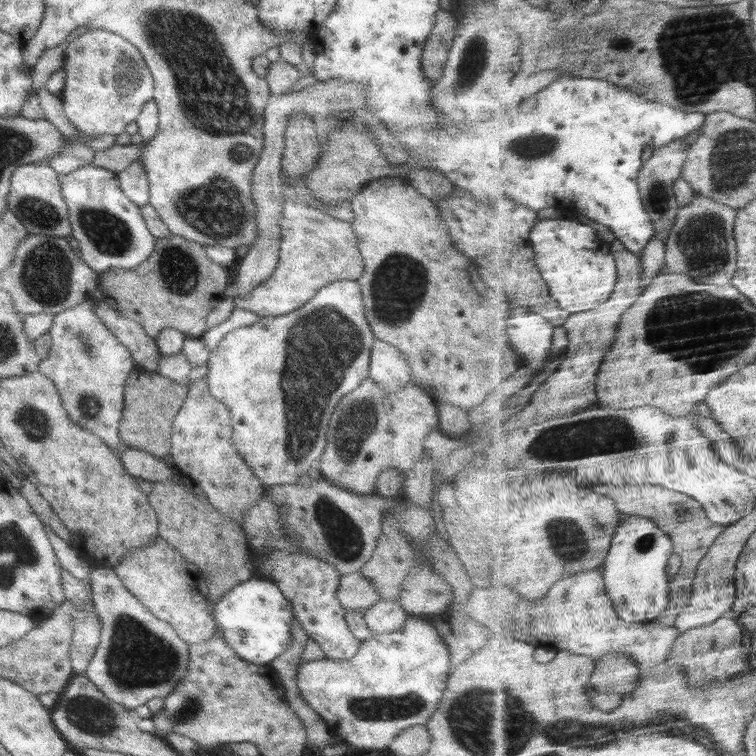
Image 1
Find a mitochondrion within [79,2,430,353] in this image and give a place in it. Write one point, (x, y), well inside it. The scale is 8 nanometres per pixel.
(209, 92)

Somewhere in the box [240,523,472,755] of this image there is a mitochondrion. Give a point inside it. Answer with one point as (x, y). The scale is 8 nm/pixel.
(411, 704)

